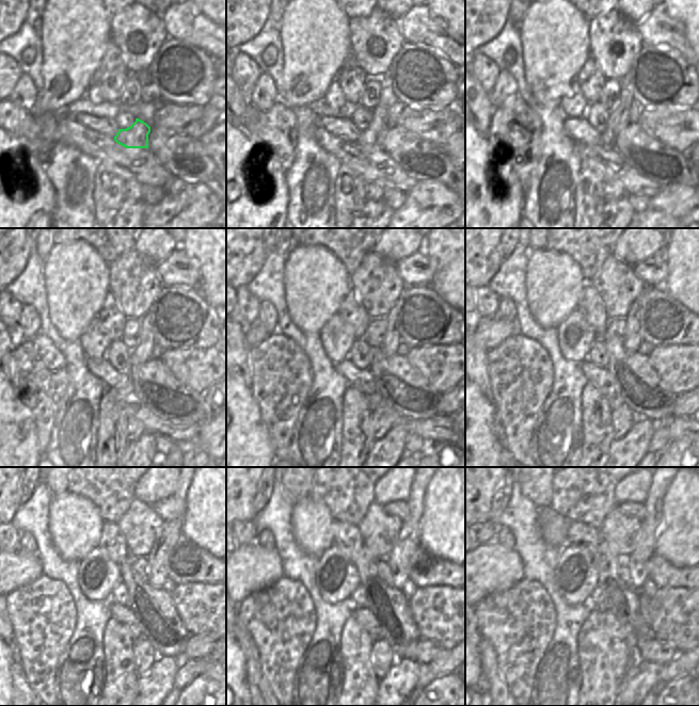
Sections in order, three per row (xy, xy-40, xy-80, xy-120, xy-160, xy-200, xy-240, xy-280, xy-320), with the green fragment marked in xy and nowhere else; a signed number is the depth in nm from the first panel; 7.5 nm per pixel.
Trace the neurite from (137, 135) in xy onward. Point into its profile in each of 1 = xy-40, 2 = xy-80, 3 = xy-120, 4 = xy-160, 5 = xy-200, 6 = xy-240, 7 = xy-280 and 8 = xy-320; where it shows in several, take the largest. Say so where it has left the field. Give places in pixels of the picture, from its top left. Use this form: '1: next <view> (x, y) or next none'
1: next xy-40 (374, 135)
2: next xy-80 (618, 119)
3: next xy-120 (143, 353)
4: next xy-160 (392, 339)
5: next xy-200 (633, 339)
6: next xy-240 (172, 530)
7: next xy-280 (408, 541)
8: next xy-320 (638, 560)

